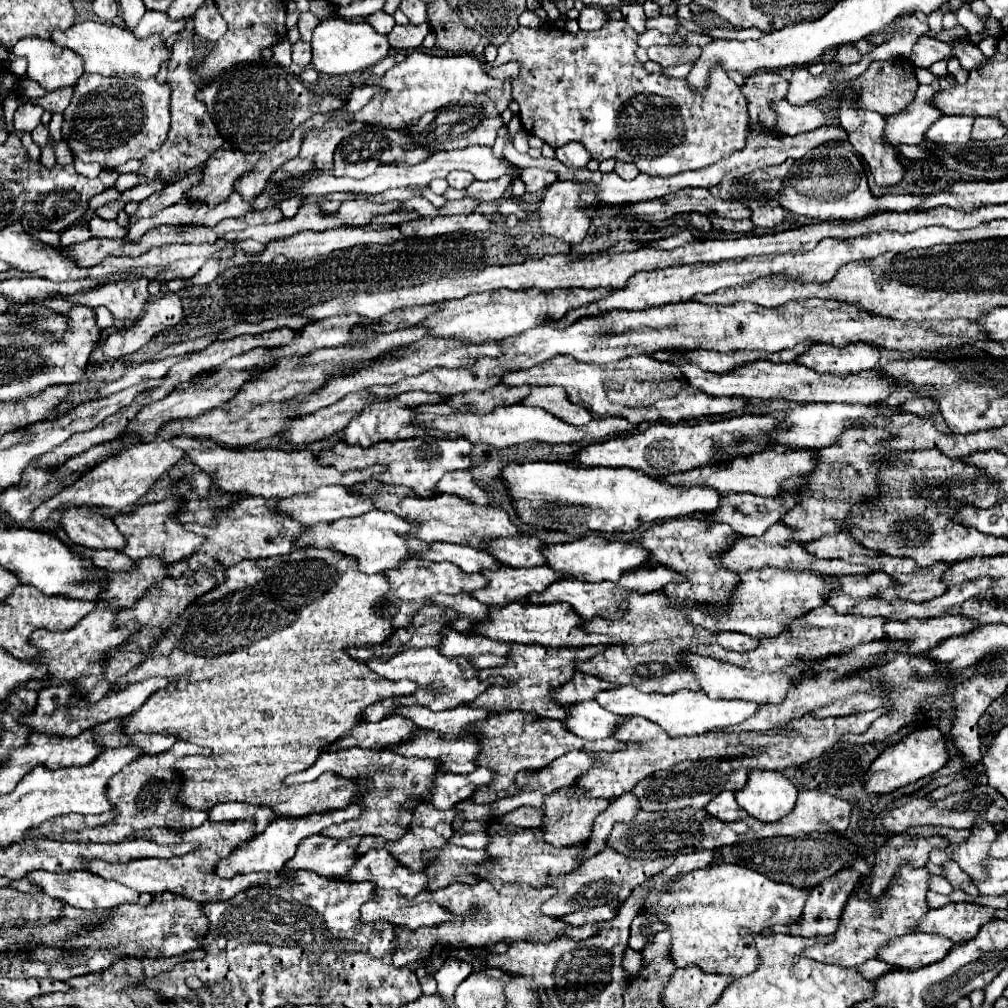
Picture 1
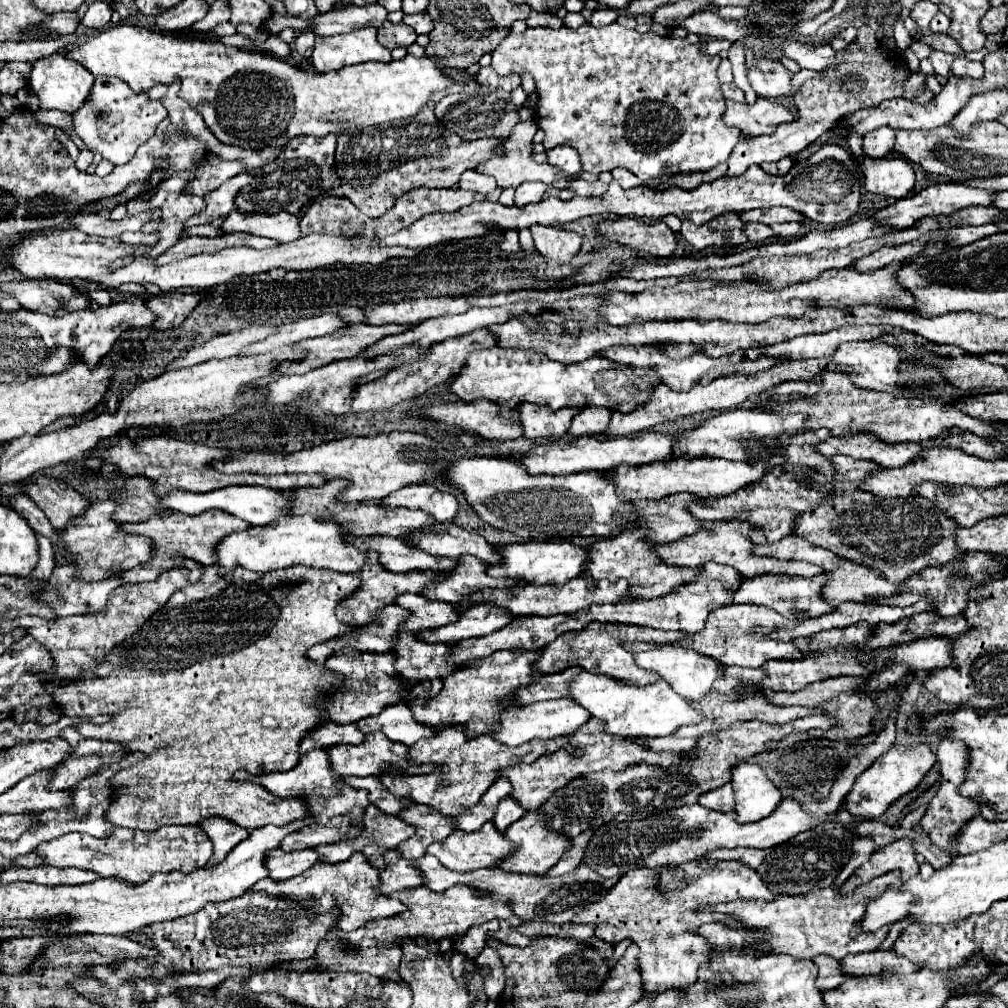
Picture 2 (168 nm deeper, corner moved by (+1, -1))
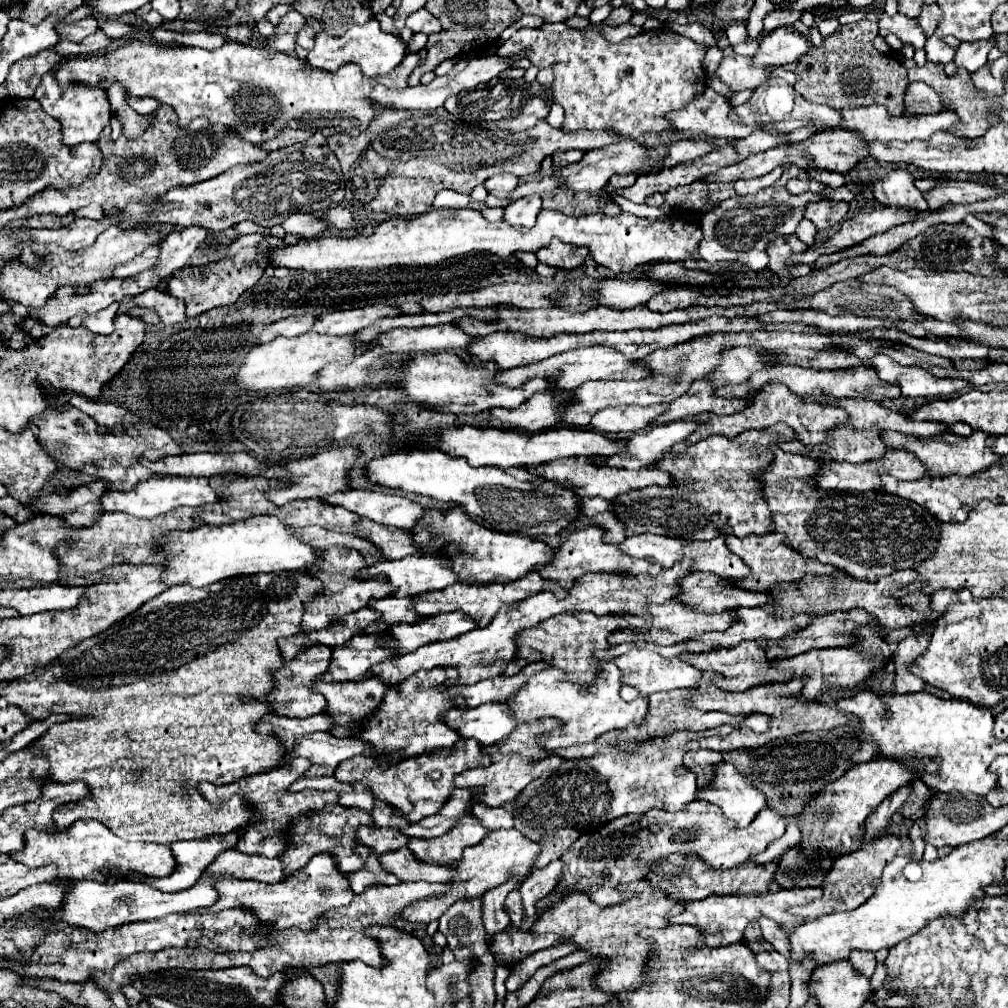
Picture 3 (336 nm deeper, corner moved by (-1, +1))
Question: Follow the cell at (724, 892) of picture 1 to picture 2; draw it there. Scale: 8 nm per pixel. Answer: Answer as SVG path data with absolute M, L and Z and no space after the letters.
M700 859L700 861L688 861L682 865L686 877L690 879L688 885L684 889L674 889L668 893L660 891L660 881L658 881L658 871L650 871L650 869L630 869L626 875L620 877L620 881L606 891L606 895L602 895L602 899L586 905L586 911L578 913L574 917L572 923L594 923L594 937L606 941L606 943L620 943L622 939L630 939L632 943L636 943L640 947L638 953L638 969L642 975L642 987L644 991L662 991L664 987L686 987L692 985L698 973L700 963L704 963L708 957L712 955L710 945L706 943L704 937L700 935L692 935L688 933L694 927L700 927L702 923L714 923L720 921L724 925L734 925L736 921L726 917L726 915L718 915L718 913L710 913L710 911L696 911L702 905L714 905L714 901L736 901L736 899L774 899L774 895L770 893L770 889L762 883L760 875L750 869L748 865L740 863L740 861L714 861L714 859Z

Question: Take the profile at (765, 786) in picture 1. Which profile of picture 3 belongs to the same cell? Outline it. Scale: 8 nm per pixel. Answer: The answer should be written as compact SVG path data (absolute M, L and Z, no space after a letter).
M720 763L712 785L698 791L696 799L718 805L722 813L740 827L750 825L768 803L766 795L760 793L758 787L750 785L750 781L732 763Z

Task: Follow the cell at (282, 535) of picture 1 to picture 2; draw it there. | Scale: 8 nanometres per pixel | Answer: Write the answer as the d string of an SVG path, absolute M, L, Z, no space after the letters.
M166 511L166 513L156 513L152 515L148 521L142 523L122 523L122 531L124 533L136 533L136 535L144 535L148 539L152 539L154 551L156 553L164 553L168 557L172 555L182 555L188 559L198 561L200 565L214 565L216 557L214 557L214 549L218 545L218 541L234 531L246 531L250 525L226 511L206 511L202 515L190 517L184 513L176 513L176 511Z

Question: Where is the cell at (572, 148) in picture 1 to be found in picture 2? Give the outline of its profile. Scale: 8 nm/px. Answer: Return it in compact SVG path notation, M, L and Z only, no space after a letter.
M554 147L550 151L546 151L548 155L548 163L560 167L562 171L566 171L568 175L576 175L582 169L580 157L572 147Z

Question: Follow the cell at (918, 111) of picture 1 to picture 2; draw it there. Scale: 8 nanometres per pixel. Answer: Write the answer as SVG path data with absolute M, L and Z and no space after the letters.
M890 127L874 129L874 131L870 131L870 133L864 135L862 149L872 159L888 157L892 153L892 147L894 147L894 133L896 133L896 129L890 129Z

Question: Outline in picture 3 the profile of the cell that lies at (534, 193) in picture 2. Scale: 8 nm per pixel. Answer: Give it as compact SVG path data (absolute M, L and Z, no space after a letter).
M538 195L532 197L522 197L516 199L512 205L504 209L504 219L510 225L522 225L522 227L532 227L536 223L536 215L542 207L542 199Z

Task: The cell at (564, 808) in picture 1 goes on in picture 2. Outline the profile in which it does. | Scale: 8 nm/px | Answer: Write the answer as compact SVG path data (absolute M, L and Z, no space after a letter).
M530 811L522 819L512 823L504 831L504 835L506 835L506 839L510 839L510 843L516 845L516 849L514 849L514 855L510 855L510 859L502 859L502 863L498 863L498 867L504 871L510 871L510 873L536 873L536 875L540 875L540 873L546 873L552 865L556 865L558 859L568 851L570 839L564 833L548 831L546 821L548 819L544 815Z

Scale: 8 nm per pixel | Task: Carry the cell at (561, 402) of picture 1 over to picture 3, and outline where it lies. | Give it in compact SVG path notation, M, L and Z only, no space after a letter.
M616 405L600 409L592 417L592 429L604 433L636 433L646 429L668 405L654 407L636 407L636 405Z

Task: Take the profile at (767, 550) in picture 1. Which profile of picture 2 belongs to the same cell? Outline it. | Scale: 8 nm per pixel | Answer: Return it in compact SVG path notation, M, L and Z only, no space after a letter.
M716 521L712 529L696 531L694 535L686 535L682 539L670 541L670 543L658 543L658 555L660 559L666 559L666 563L674 563L674 567L702 567L708 561L716 561L722 565L734 567L744 579L752 579L758 575L774 573L774 575L802 575L802 577L814 577L822 573L820 567L804 561L780 561L774 557L758 557L752 555L752 541L748 537L752 525L744 521Z

